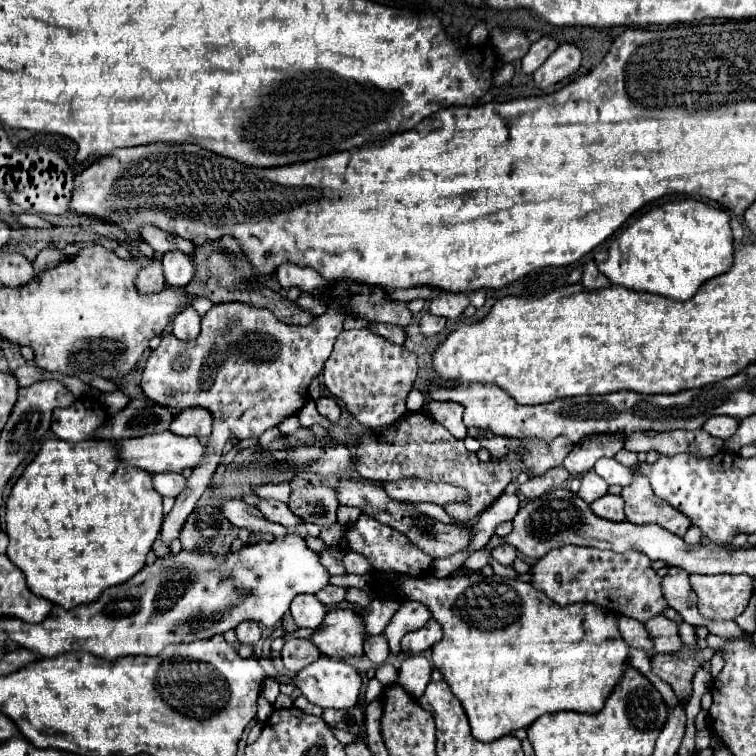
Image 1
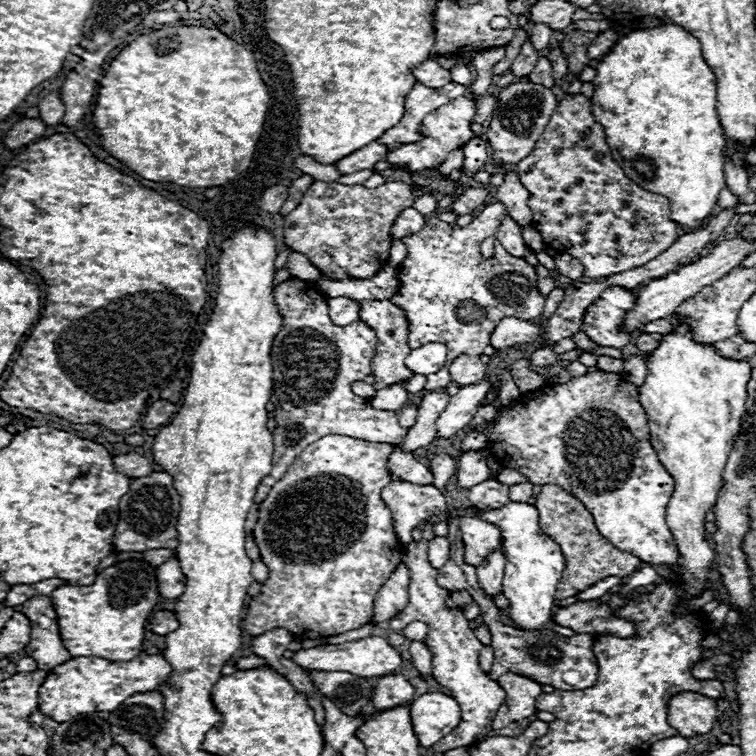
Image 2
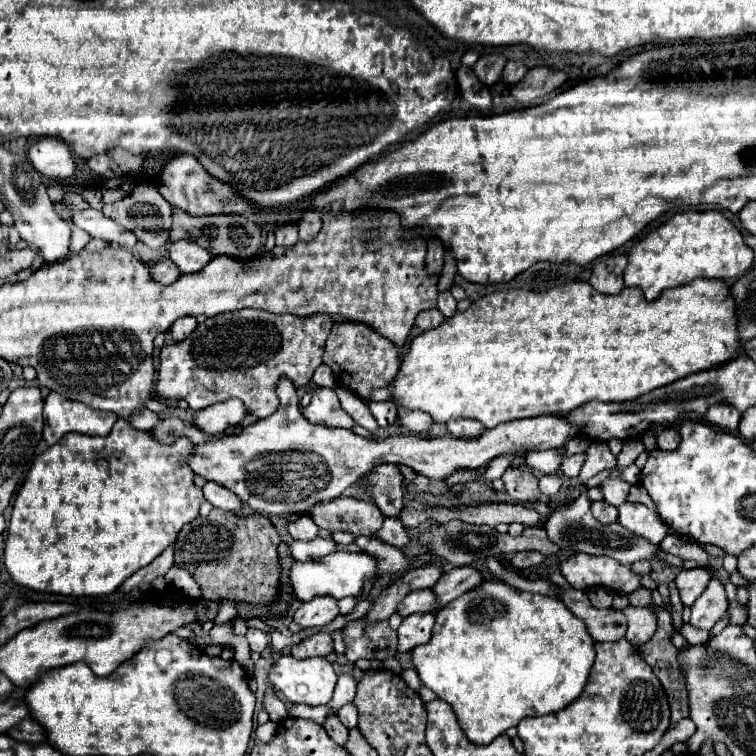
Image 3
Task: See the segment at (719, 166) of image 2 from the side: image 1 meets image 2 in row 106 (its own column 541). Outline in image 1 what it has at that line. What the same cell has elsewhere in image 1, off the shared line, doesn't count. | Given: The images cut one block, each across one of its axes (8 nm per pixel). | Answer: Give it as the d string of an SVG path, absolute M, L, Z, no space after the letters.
M472 572L472 574L454 574L448 578L432 578L432 576L420 576L420 578L404 578L398 584L394 584L396 592L400 592L400 596L404 596L406 600L418 600L422 602L434 620L438 620L444 628L444 638L434 644L432 648L432 662L434 666L444 674L444 680L450 684L454 696L462 702L466 716L470 720L470 728L472 728L472 736L480 742L494 742L502 736L512 734L514 730L520 728L528 728L536 718L540 718L542 714L552 714L552 712L562 712L562 710L574 710L574 712L584 712L584 714L596 714L602 710L604 702L608 700L608 696L612 694L614 686L622 680L622 674L626 670L626 664L630 664L630 648L624 642L624 638L620 636L618 630L618 620L612 612L596 606L596 604L570 604L570 606L558 606L554 600L548 600L548 596L544 596L544 592L532 588L532 584L528 582L520 582L520 580L510 580L510 578L502 578L498 574L492 574L490 578L482 576L480 572Z

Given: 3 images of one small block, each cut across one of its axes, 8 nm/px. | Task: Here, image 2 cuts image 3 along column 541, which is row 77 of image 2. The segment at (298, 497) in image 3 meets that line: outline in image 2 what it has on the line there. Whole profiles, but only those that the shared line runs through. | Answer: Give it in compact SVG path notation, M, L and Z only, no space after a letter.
M428 58L424 60L420 66L416 66L414 70L414 76L420 84L428 86L428 88L442 88L450 82L450 72L446 68L442 68L436 58Z

